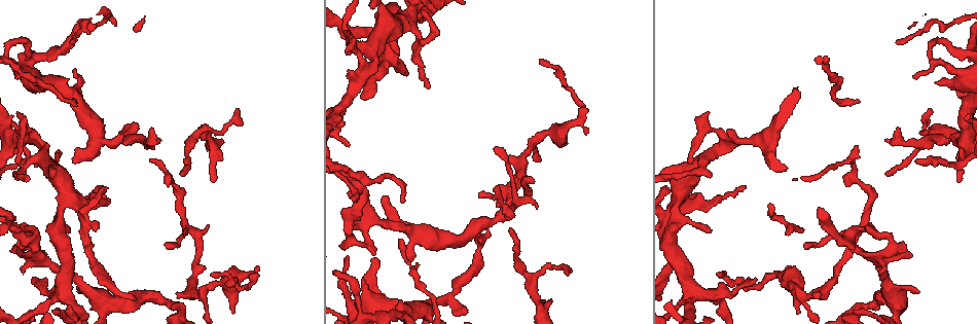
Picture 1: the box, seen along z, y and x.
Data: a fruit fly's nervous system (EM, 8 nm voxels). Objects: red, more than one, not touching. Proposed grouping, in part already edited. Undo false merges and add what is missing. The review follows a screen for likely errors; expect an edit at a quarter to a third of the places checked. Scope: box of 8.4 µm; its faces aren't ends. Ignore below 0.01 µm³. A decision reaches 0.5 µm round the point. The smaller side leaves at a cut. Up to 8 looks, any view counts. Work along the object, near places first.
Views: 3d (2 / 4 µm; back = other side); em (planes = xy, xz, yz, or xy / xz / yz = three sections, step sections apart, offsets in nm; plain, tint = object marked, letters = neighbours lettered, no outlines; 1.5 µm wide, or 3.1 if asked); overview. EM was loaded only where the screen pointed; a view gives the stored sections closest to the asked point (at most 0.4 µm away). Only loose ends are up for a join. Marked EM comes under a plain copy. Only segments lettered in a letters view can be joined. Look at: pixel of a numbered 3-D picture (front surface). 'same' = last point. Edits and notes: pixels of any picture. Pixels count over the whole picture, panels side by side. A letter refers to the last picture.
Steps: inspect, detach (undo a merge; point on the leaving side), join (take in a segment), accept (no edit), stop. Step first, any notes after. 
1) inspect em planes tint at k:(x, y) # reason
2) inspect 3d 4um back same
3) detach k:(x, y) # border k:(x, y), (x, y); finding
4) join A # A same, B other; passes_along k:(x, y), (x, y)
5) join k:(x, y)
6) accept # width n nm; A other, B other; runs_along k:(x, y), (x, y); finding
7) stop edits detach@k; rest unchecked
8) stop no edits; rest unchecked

inspect em xy step 4 tint at 1:(695, 193) # abrupt turn

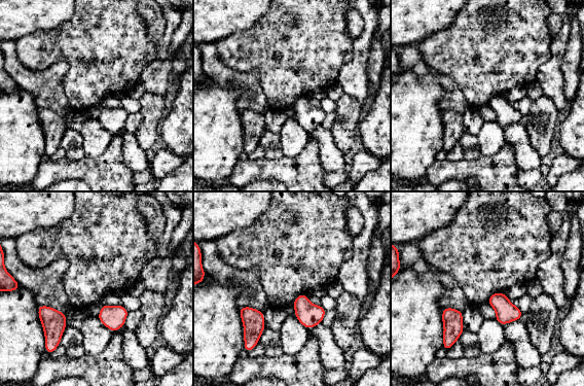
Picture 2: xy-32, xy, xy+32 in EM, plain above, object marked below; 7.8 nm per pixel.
inspect em planes letters same

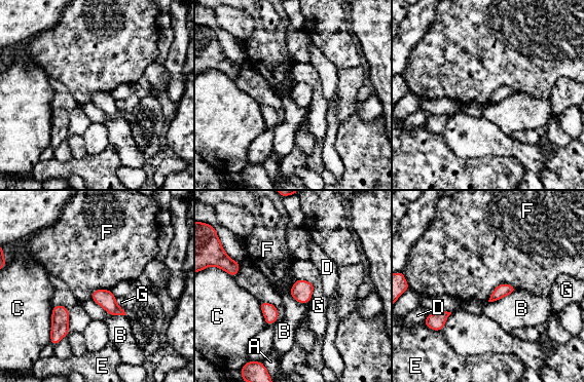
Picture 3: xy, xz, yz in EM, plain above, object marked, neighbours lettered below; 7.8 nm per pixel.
accept # width 110 nm; A other, B other, C other, D other, E other, F other, G other; border 3:(517, 290), (500, 283), (487, 301); one cell here

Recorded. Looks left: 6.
inspect em planes letters at 1:(918, 162) # free end

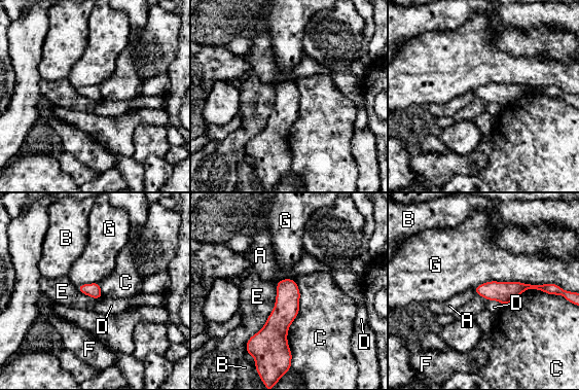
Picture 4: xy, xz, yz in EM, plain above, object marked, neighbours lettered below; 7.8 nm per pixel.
accept # A other, B other, C other, D other, E other, F other, G other; runs_along 4:(548, 286), (477, 290); no lettered segment goes on from it

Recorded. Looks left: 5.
inspect 3d 2um at 1:(544, 309) # sudden change in width

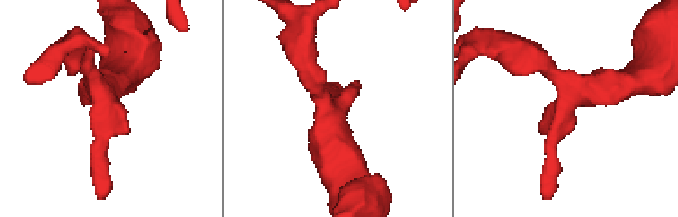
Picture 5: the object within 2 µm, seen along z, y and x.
inspect em planes letters at 5:(106, 119) # shape alone is not enough

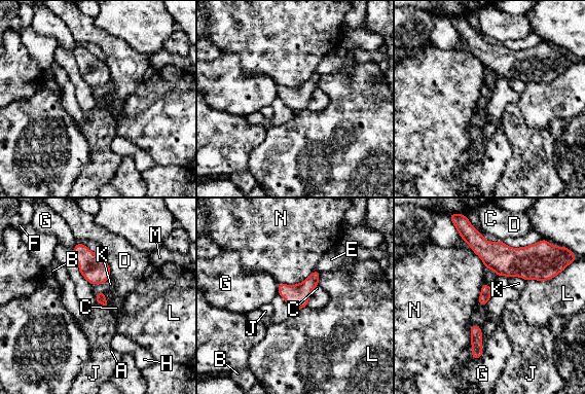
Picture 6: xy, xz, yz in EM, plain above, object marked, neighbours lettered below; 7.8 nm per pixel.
accept # width 80 nm; A other, B other, C other, D other, E other, F other, G other, H other, J other, K other, L other, M other, N other; border 6:(111, 276), (105, 282), (93, 286); all the same cell

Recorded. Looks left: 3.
stop no edits; rest unchecked

